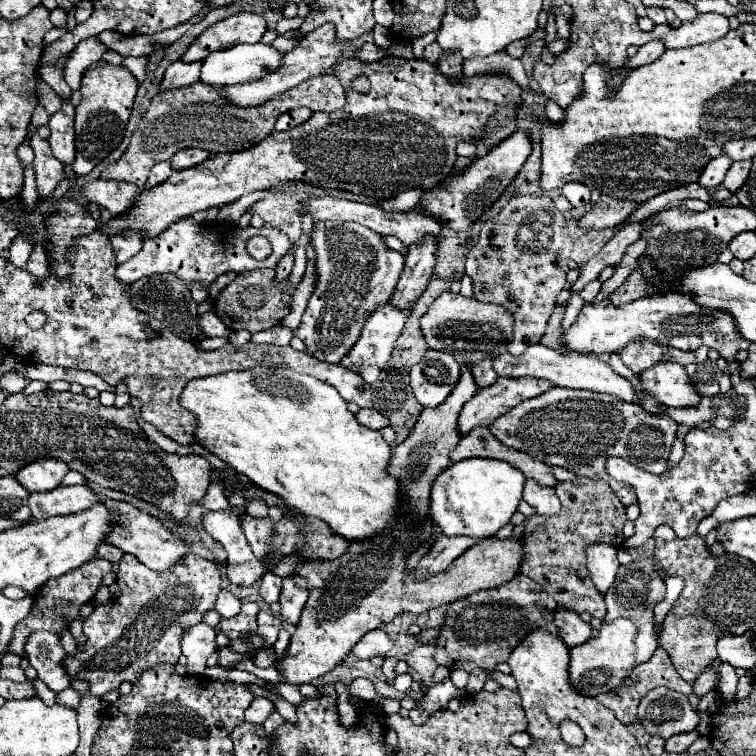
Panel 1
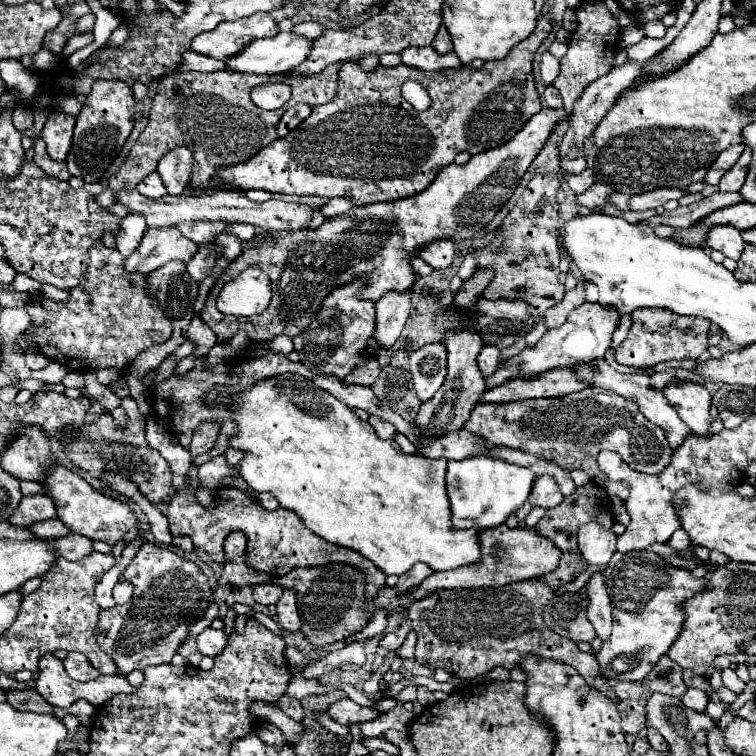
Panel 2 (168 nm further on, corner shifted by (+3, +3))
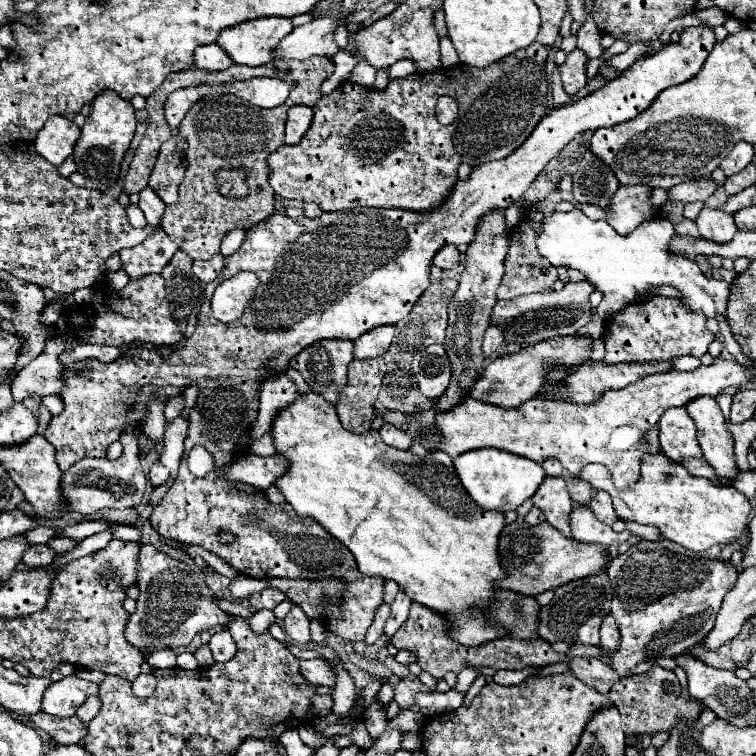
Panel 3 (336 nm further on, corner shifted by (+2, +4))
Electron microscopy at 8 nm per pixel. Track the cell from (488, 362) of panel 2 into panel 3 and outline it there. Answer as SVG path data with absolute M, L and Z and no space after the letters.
M491 324L491 326L487 328L487 332L485 332L485 340L483 340L483 352L485 352L485 354L495 352L495 350L497 350L497 348L499 348L503 342L505 342L503 332Z

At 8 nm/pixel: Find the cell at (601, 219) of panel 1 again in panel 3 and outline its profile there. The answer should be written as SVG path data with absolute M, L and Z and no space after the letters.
M711 178L683 182L683 184L677 184L675 188L671 188L671 202L683 202L683 204L695 202L695 200L705 202L709 196L715 194L717 188L719 186Z

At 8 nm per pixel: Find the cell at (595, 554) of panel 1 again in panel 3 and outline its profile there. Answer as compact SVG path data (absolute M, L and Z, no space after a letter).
M589 506L573 508L569 526L571 526L573 538L577 538L579 542L589 542L589 544L591 542L599 542L599 544L603 544L607 548L615 540L617 542L623 542L625 540L623 532L621 534L615 534L609 524L597 520L597 516L593 514L593 510Z

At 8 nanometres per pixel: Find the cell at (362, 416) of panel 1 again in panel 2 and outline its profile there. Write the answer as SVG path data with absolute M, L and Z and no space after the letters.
M370 415L370 417L368 417L368 423L374 427L376 435L378 435L378 437L382 437L382 439L392 439L392 437L394 437L394 433L396 433L394 425L392 425L392 423L388 423L388 421L382 421L380 417Z

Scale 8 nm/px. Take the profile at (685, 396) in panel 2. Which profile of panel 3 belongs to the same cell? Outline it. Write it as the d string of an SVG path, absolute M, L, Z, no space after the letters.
M709 396L695 398L685 408L697 424L697 438L703 450L703 458L709 462L711 468L715 468L715 476L719 480L727 480L727 484L733 484L739 476L733 454L735 442L725 426L725 416L721 408Z

